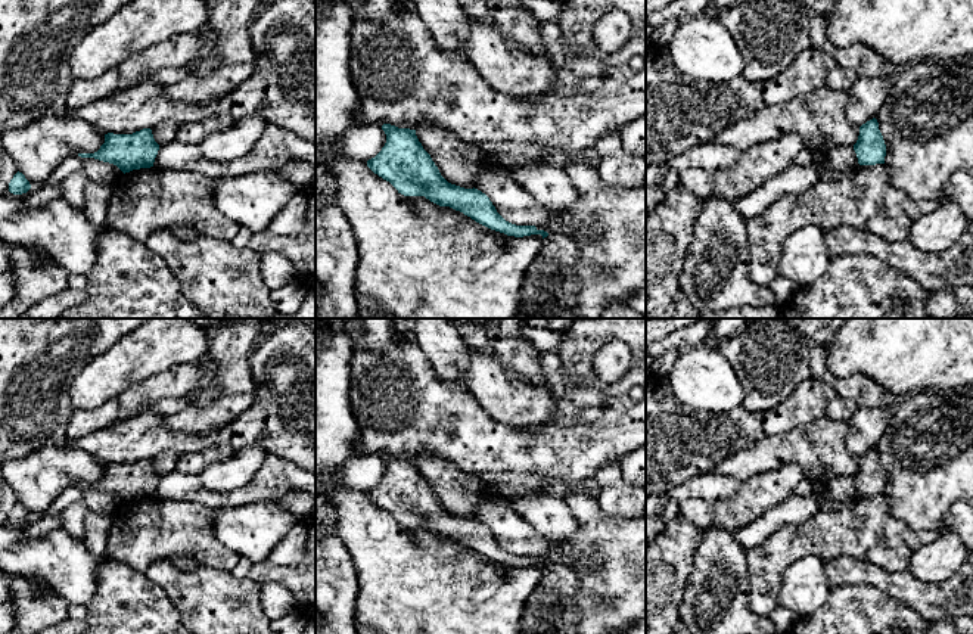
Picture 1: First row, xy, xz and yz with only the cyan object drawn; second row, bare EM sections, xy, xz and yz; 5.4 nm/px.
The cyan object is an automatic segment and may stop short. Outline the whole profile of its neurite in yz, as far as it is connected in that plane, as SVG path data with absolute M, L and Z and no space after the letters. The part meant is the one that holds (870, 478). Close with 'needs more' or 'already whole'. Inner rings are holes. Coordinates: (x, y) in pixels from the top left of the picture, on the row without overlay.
M876 448L859 457L859 466L854 475L854 481L859 495L885 494L886 475Z; already whole

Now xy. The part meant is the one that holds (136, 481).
M143 459L133 464L105 464L105 473L94 484L78 484L81 488L94 488L116 495L124 504L133 500L153 497L159 475L152 460Z; already whole

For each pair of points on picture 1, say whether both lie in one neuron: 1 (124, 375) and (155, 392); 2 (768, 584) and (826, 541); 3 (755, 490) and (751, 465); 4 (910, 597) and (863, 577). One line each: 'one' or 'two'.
1: two
2: one
3: two
4: one

